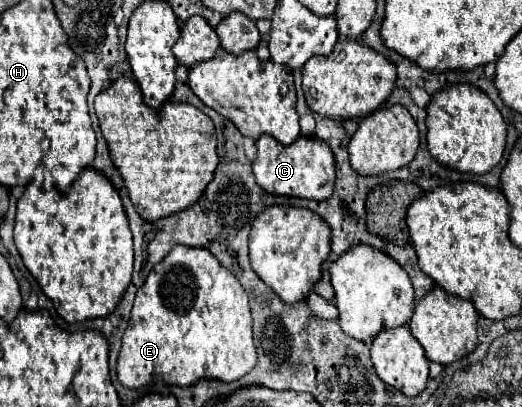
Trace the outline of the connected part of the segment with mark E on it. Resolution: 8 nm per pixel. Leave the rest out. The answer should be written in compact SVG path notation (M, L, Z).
M176 245L146 277L144 285L138 289L136 293L136 301L134 301L134 309L128 321L128 327L122 335L122 349L118 355L118 363L116 363L116 375L118 381L128 387L128 389L140 389L146 387L148 383L154 381L164 381L166 385L178 385L178 387L192 387L196 381L200 379L218 379L224 383L236 381L238 377L246 375L248 371L252 371L256 365L256 347L252 343L252 319L250 319L250 305L248 305L248 295L244 291L244 287L240 285L240 281L232 275L232 271L228 271L226 267L222 267L218 263L218 259L214 259L214 255L210 255L206 249L196 249L196 247L182 247Z

